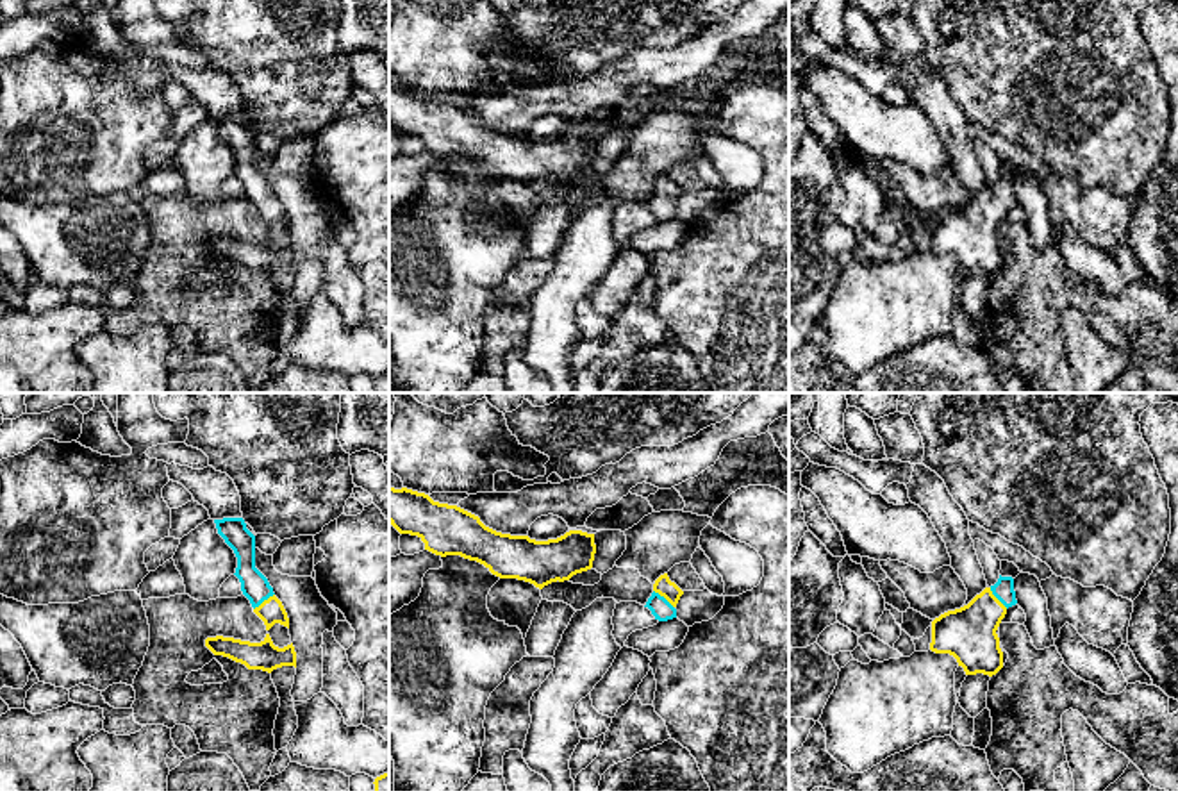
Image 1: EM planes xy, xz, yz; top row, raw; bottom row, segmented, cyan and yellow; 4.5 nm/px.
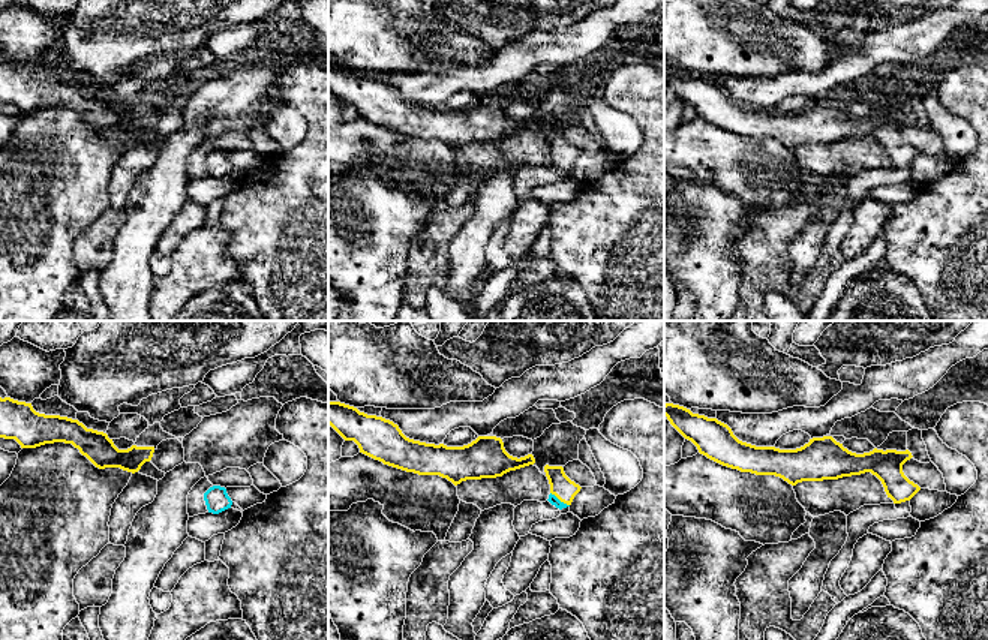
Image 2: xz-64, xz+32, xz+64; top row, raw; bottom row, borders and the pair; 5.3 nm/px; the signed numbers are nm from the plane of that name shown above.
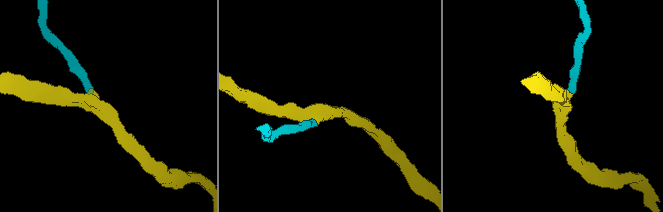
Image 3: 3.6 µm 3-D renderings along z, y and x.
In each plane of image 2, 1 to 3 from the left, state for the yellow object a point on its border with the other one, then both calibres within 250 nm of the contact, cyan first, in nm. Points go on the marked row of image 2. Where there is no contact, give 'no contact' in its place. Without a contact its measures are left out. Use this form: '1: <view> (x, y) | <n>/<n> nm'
1: no contact
2: xz+32 (558, 499) | 50/120 nm
3: no contact

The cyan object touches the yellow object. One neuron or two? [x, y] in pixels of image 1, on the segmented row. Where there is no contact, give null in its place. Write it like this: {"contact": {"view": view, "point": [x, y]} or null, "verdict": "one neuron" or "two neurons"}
{"contact": {"view": "xy", "point": [263, 600]}, "verdict": "one neuron"}

